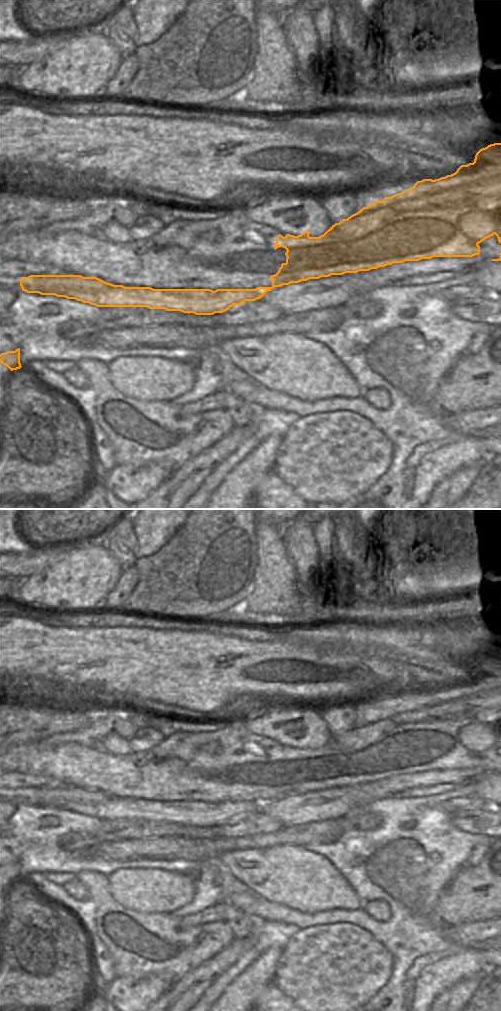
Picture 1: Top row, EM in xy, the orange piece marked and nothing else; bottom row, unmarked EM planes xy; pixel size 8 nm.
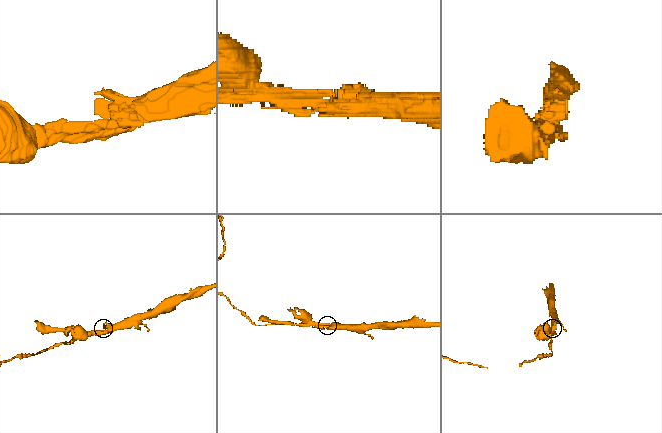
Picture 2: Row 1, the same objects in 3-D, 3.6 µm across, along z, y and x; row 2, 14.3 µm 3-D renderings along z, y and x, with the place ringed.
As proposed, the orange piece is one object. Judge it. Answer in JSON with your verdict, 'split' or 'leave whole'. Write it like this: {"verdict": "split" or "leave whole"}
{"verdict": "split"}

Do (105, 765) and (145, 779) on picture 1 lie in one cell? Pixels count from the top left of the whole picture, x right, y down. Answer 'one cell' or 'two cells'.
one cell

